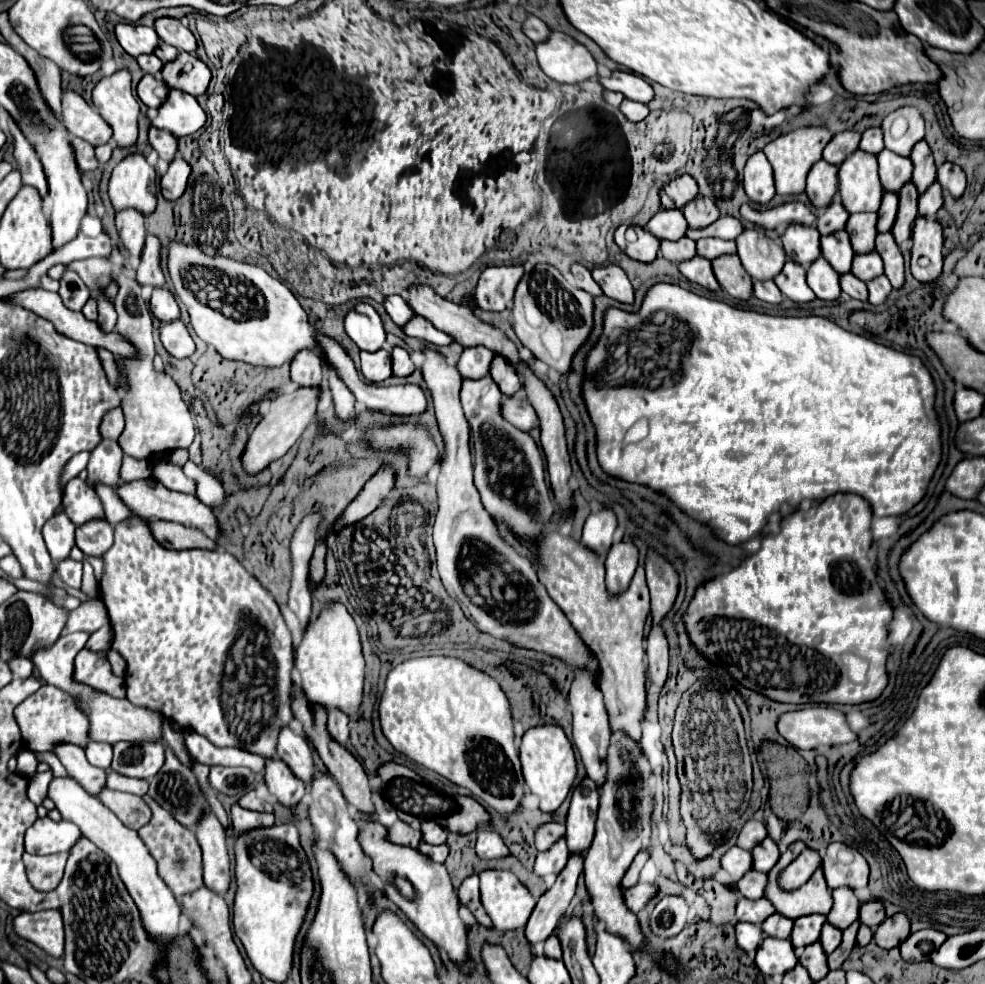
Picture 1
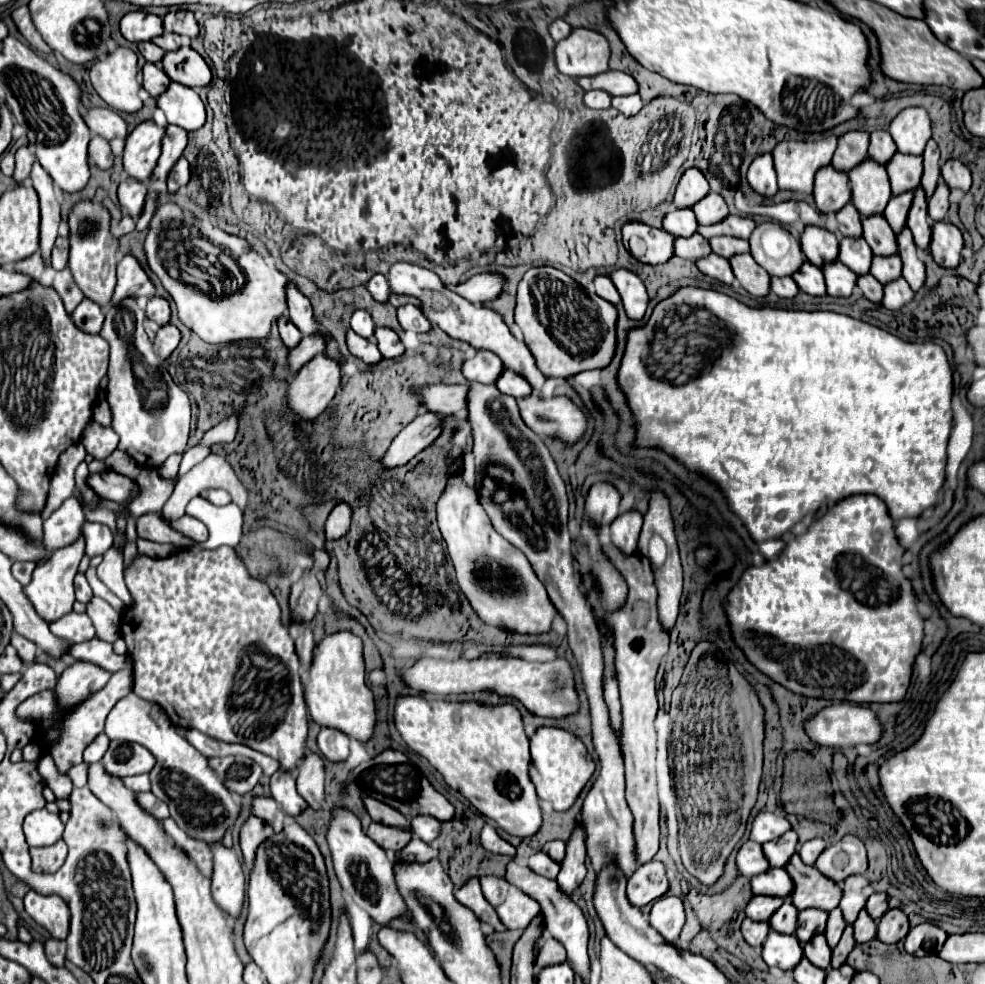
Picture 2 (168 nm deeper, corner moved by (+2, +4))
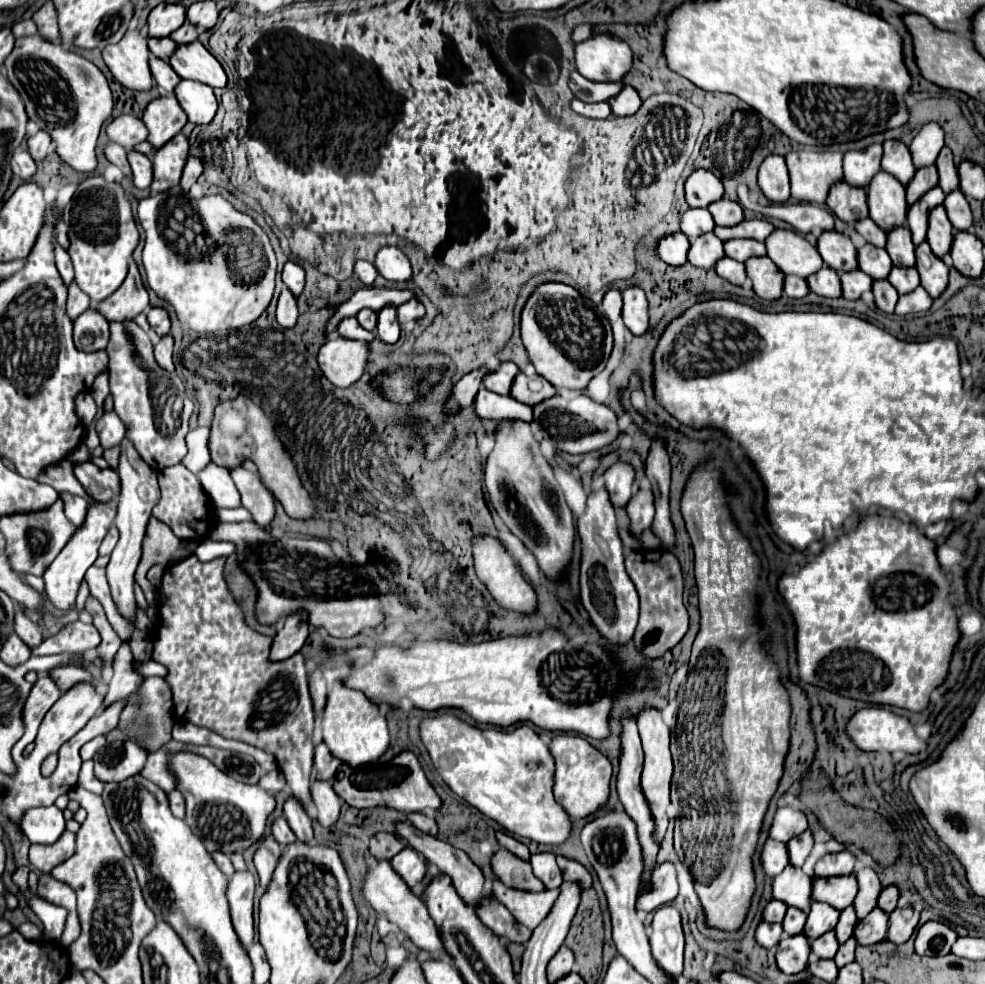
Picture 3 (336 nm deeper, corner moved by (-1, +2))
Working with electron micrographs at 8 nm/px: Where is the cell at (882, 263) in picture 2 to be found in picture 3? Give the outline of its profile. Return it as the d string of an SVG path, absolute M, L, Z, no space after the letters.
M892 268L888 274L888 282L898 290L898 294L908 294L920 286L918 272L914 268Z

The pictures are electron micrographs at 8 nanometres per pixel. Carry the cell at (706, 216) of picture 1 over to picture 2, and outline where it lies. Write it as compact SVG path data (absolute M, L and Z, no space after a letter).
M709 192L705 198L701 198L697 204L693 204L693 212L695 212L699 224L717 224L721 218L725 218L729 214L725 200L715 192Z

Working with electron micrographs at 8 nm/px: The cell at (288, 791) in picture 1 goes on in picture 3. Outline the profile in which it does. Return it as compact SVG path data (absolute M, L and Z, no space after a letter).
M294 798L286 800L286 804L284 804L284 818L288 820L292 832L296 834L296 838L300 842L312 842L312 838L314 838L312 820L306 814L306 810L302 810L298 800L294 800Z

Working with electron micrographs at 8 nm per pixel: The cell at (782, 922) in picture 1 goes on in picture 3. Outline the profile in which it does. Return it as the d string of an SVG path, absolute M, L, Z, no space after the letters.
M788 908L788 912L786 912L786 918L784 918L784 922L782 922L782 926L784 926L784 932L786 932L788 936L802 934L802 930L804 930L804 924L806 924L806 914L804 914L802 910L798 910L798 908Z

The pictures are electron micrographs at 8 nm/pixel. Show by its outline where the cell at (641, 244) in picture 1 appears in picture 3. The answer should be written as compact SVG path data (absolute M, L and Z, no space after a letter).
M676 232L664 240L660 240L660 246L658 246L658 256L666 262L666 264L672 264L672 266L682 266L688 262L686 254L688 254L688 238L686 234L682 232Z

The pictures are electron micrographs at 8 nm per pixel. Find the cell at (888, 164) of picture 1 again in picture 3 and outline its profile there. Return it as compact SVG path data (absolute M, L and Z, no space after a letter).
M928 166L928 168L920 168L916 172L916 176L912 178L912 182L906 186L906 198L908 202L918 202L928 190L932 190L934 186L938 186L938 174L936 174L936 166Z

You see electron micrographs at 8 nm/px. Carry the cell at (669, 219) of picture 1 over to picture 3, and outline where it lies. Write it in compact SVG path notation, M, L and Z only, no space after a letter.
M692 208L688 210L684 216L682 216L682 232L692 240L692 238L698 238L700 234L706 234L706 232L712 232L714 230L714 220L712 220L712 214L708 212L708 208Z

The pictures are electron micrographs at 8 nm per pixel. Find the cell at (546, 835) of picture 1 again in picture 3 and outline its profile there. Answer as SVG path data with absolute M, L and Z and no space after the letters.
M558 856L556 860L558 860L558 866L562 870L564 882L580 882L582 890L586 890L586 888L592 886L592 876L590 876L590 872L582 864L578 864L574 860L568 860L564 856Z

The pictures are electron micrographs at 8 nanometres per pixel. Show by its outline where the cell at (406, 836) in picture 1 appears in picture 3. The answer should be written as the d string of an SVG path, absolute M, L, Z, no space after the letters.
M380 832L376 836L370 838L370 846L368 846L368 852L370 856L376 856L376 860L390 860L394 858L406 844L396 838L394 834L390 832Z

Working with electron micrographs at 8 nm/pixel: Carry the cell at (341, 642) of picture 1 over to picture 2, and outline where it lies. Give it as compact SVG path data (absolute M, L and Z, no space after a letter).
M349 630L327 634L315 644L309 682L305 686L305 702L311 718L319 726L329 726L345 732L355 740L369 740L375 726L375 702L365 684L365 660L361 638Z

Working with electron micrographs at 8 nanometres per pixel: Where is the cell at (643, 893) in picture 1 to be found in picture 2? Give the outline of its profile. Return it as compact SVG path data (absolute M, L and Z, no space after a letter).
M647 862L635 870L627 882L627 898L633 906L641 908L667 892L667 876L661 862Z

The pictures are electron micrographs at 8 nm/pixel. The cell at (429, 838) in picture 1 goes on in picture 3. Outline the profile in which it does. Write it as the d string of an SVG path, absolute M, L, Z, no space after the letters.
M422 812L408 814L408 822L410 822L414 828L418 828L420 832L424 832L424 834L430 834L430 836L436 836L436 834L438 834L438 826L436 826L434 818L428 816L428 814L422 814Z

